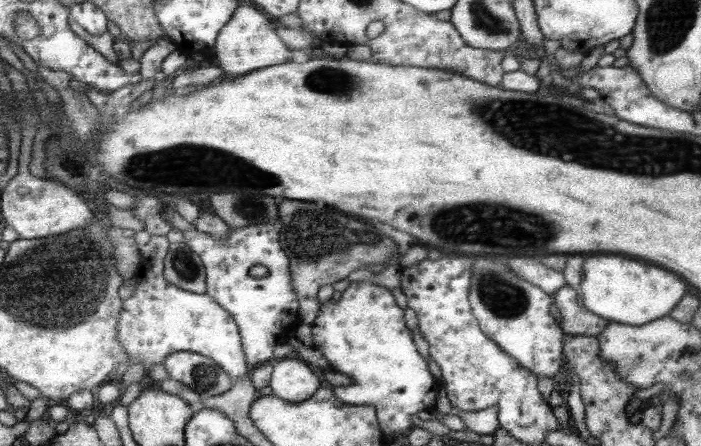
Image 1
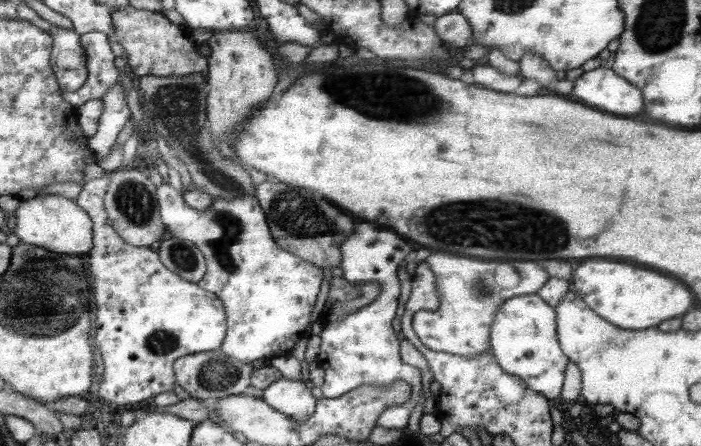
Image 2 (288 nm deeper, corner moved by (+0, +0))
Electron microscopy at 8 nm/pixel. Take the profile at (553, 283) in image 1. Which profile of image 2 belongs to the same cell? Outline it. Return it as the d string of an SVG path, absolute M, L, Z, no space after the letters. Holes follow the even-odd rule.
M431 254L427 258L427 264L435 272L437 280L437 290L439 290L439 310L435 312L417 312L413 318L413 330L417 338L431 350L437 352L447 352L455 356L475 356L479 352L489 350L489 340L491 340L491 326L495 320L495 310L509 298L515 298L519 294L537 294L547 280L551 278L541 264L533 262L513 262L517 272L519 272L519 284L515 288L499 288L495 284L495 264L481 262L473 258L461 258L461 256L447 256L447 254Z

